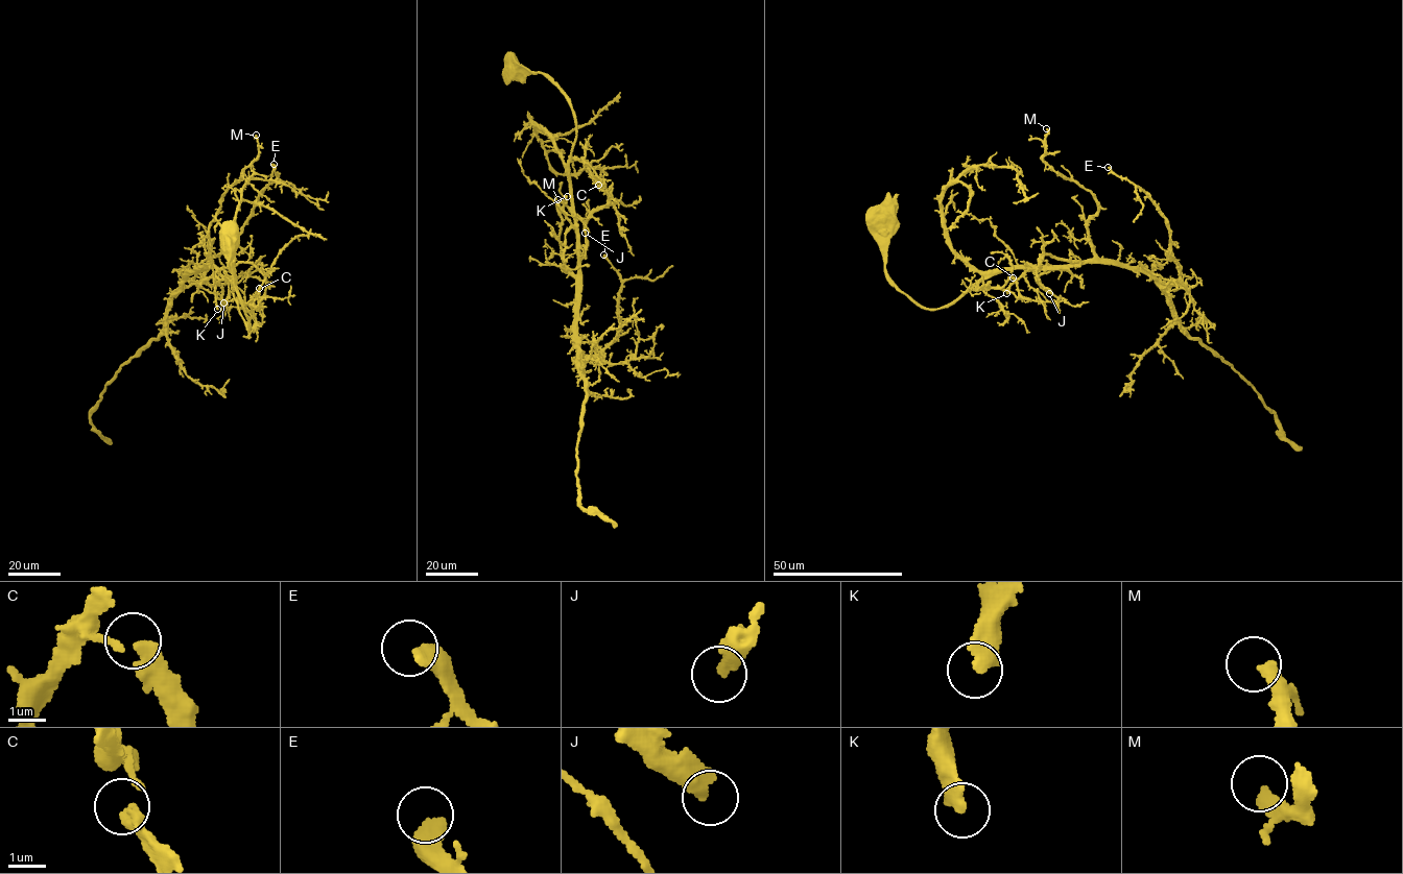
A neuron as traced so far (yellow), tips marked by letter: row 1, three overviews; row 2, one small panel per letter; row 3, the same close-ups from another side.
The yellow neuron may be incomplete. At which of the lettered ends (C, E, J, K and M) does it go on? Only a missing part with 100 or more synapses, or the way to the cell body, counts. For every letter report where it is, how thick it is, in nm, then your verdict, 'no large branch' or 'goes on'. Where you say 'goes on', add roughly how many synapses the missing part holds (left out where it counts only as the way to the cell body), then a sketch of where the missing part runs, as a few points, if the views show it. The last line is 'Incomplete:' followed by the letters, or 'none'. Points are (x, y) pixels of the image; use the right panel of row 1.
C: (1013, 277) | 320 nm | no large branch
E: (1108, 167) | 440 nm | no large branch
J: (1049, 293) | 400 nm | goes on | 160 syn | (1049, 293), (1055, 340), (1063, 358), (1056, 369), (1054, 359), (1038, 341), (1028, 321)
K: (1006, 293) | 360 nm | no large branch
M: (1046, 128) | 260 nm | no large branch
Incomplete: J

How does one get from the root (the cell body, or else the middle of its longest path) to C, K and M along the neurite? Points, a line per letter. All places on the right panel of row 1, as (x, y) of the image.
C: (881, 216), (885, 272), (924, 307), (950, 306), (973, 286), (1002, 288), (1018, 297), (1013, 277)
K: (881, 216), (885, 272), (921, 306), (949, 306), (976, 284), (1007, 270), (1043, 269), (1026, 271), (1006, 293)
M: (881, 216), (885, 272), (929, 309), (1007, 270), (1090, 261), (1096, 198), (1042, 160), (1046, 128)

